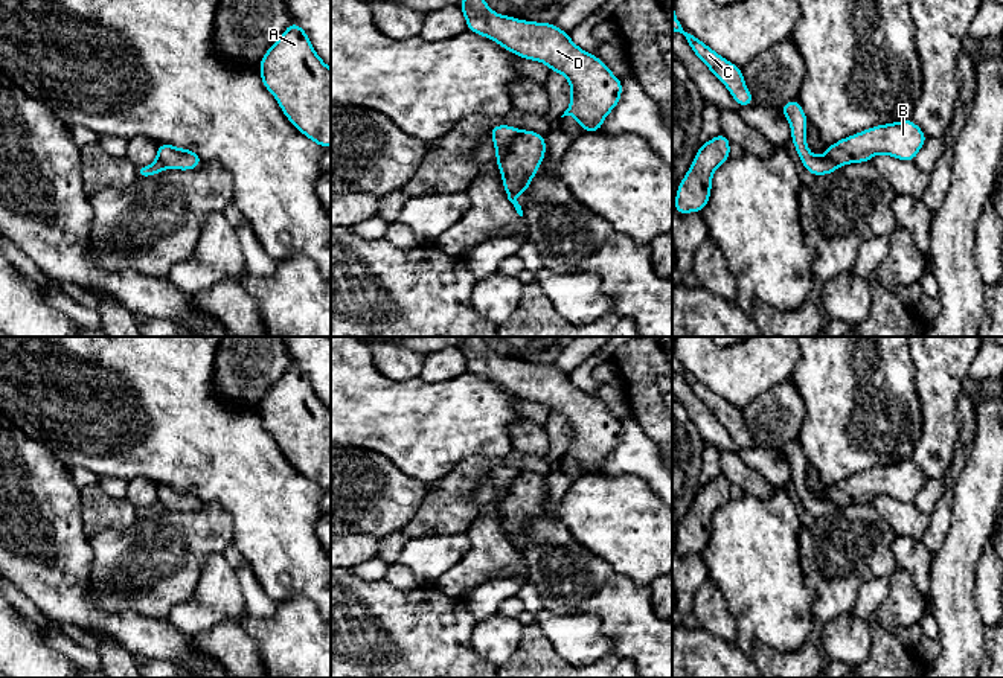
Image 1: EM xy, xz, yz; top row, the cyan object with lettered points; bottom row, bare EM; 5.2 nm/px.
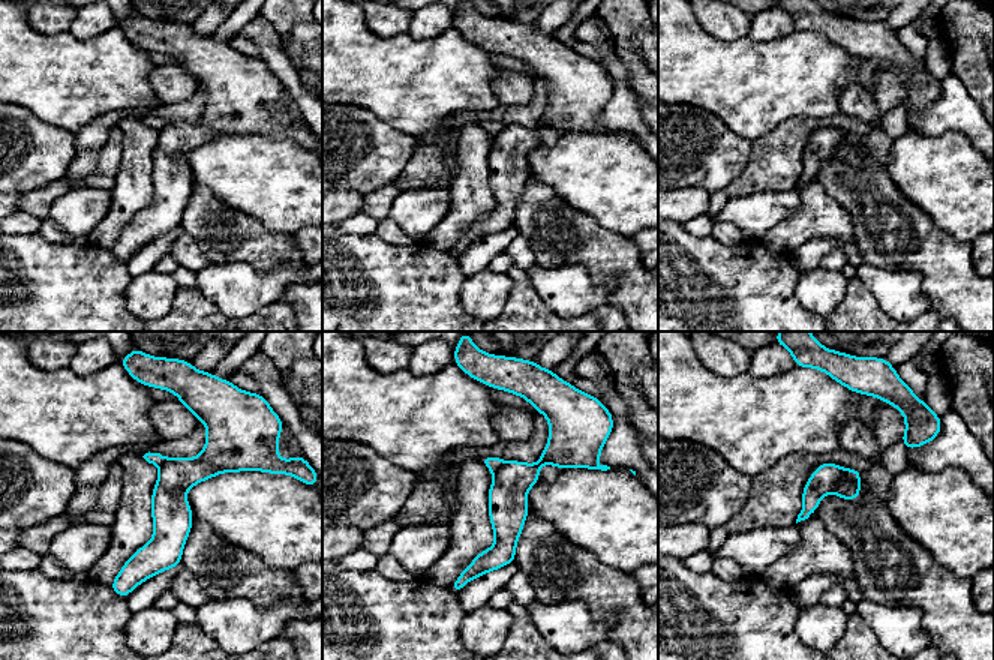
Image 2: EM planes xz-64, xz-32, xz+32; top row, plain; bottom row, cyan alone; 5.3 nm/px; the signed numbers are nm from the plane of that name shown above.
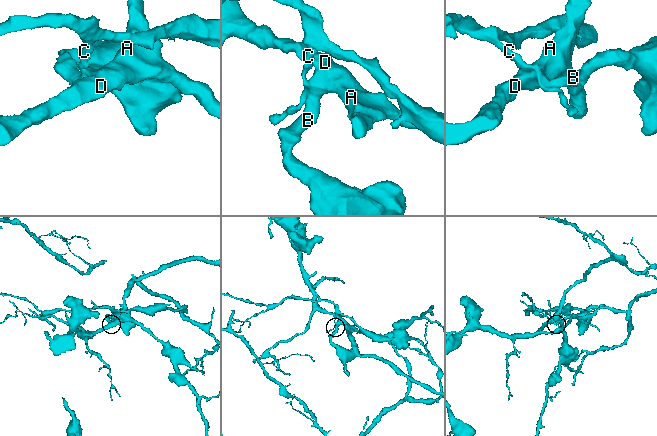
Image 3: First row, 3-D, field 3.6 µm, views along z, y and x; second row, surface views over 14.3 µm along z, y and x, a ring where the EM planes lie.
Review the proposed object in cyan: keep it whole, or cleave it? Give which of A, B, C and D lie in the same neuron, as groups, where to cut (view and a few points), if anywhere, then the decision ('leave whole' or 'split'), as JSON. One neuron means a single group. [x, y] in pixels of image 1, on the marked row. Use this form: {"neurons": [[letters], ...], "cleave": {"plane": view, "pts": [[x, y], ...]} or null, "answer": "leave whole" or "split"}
{"neurons": [["A", "B", "D"], ["C"]], "cleave": {"plane": "xz", "pts": [[520, 131], [509, 145], [508, 153], [497, 163]]}, "answer": "split"}

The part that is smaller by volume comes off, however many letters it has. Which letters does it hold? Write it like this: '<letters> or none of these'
C

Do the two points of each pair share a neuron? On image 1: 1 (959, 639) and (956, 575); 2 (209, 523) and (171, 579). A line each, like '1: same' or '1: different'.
1: same
2: same

